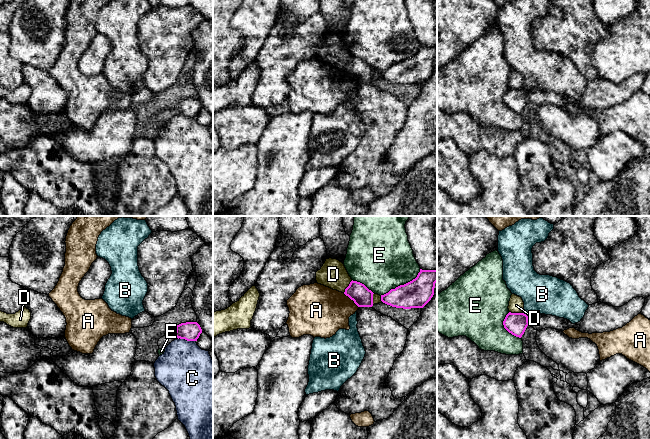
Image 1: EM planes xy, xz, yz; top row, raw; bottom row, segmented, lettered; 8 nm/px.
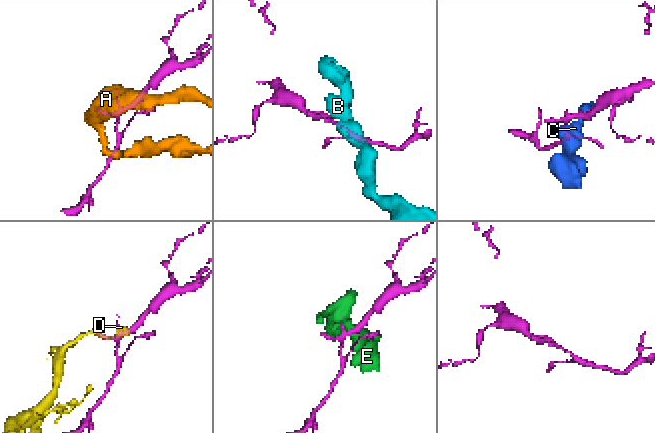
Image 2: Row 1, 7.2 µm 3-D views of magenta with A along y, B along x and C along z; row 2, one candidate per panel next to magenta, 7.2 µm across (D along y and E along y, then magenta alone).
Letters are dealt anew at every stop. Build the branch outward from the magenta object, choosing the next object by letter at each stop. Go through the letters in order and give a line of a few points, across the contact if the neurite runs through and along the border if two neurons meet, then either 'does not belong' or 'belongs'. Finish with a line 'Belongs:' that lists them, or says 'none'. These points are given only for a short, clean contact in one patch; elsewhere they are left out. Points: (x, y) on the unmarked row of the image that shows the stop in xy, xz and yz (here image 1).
A: line xz (343, 69), (358, 83); does not belong
B: line yz (523, 88), (527, 92); does not belong
C: does not belong
D: does not belong
E: does not belong
Belongs: none

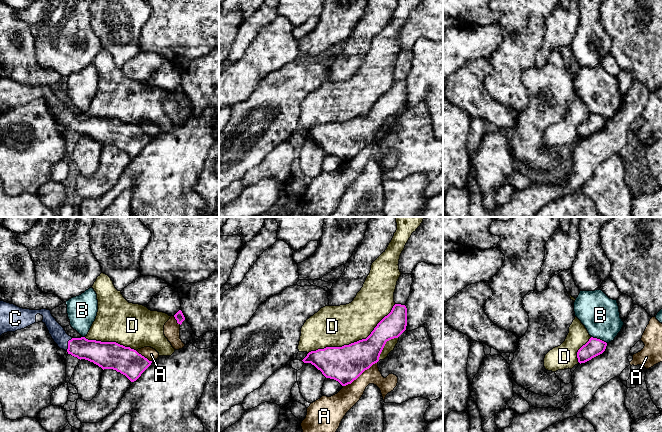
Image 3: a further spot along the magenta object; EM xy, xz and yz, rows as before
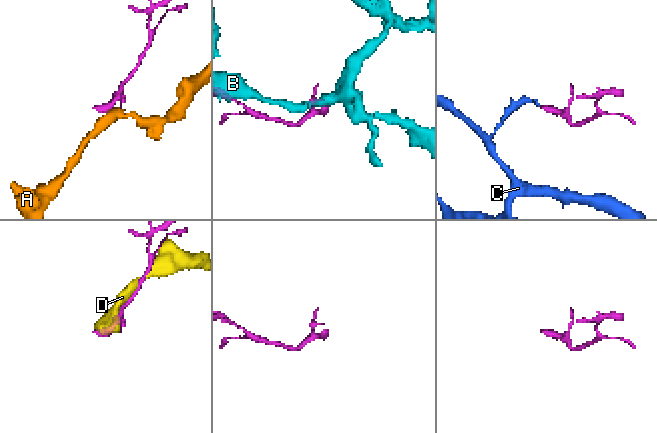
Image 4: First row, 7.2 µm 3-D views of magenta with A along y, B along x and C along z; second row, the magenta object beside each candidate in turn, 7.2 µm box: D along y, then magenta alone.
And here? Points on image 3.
A: does not belong
B: line yz (591, 112), (601, 115), (606, 119); does not belong
C: line xy (98, 128), (68, 120), (57, 108); belongs
D: does not belong
Belongs: C

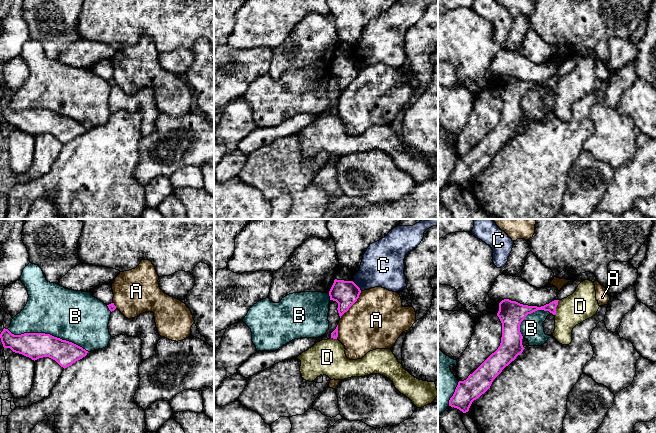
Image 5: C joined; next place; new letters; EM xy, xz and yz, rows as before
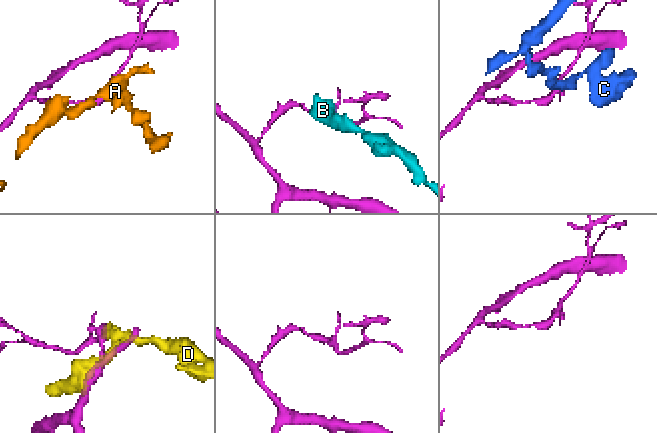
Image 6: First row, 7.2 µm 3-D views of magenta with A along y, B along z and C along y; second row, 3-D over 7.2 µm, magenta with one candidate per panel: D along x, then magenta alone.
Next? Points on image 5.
A: does not belong
B: does not belong
C: line xz (352, 57), (361, 66); does not belong
D: does not belong
Belongs: none

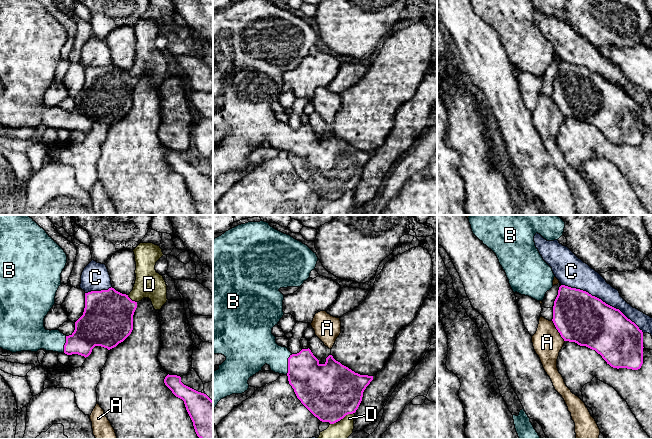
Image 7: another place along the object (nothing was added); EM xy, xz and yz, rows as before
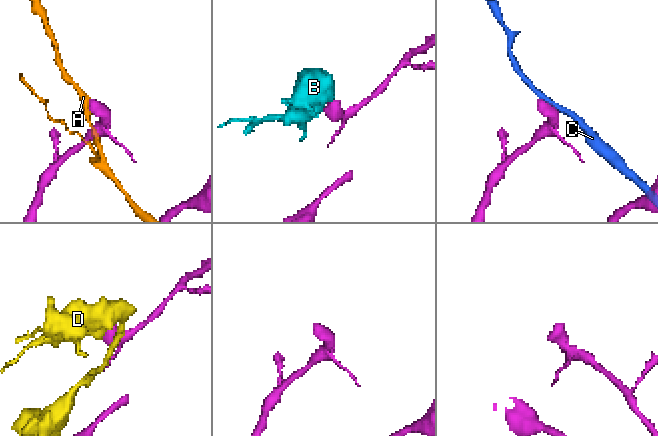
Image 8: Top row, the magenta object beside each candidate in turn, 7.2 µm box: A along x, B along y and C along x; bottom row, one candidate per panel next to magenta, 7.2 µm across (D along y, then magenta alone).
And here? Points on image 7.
A: does not belong
B: line xz (312, 158), (296, 142), (288, 140), (261, 125); belongs
C: does not belong
D: does not belong
Belongs: B

